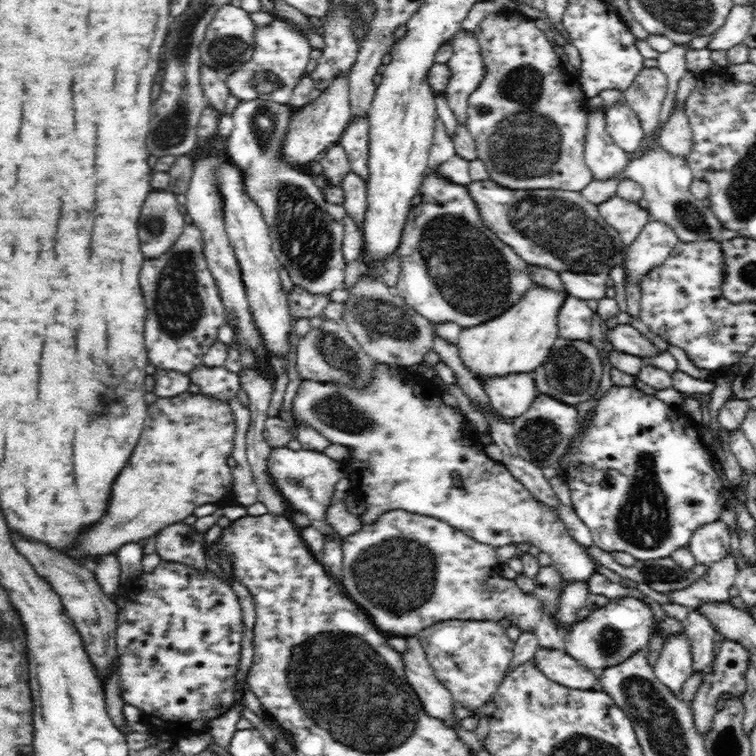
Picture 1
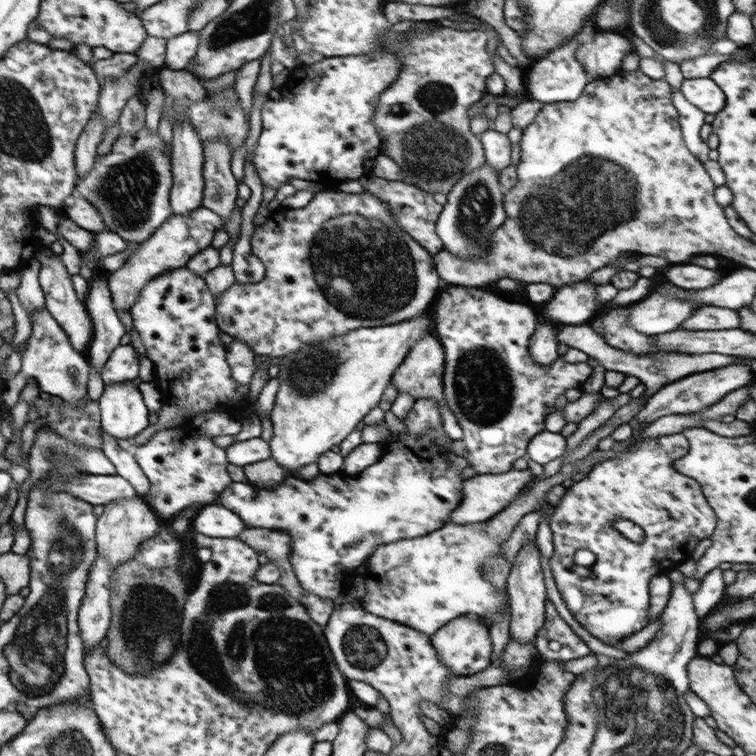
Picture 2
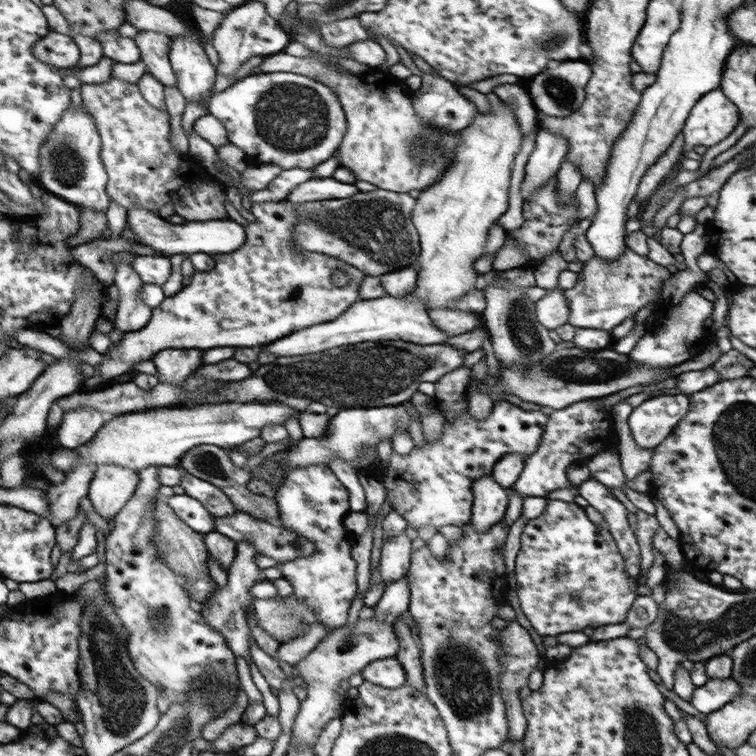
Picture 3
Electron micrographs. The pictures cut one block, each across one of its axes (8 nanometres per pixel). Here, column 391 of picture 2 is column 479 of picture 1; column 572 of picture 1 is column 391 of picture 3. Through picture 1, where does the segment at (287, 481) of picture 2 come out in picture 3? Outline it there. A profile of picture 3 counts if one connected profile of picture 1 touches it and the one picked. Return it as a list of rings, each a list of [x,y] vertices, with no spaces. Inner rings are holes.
[[[405,532],[383,542],[379,560],[379,570],[383,582],[389,584],[408,574],[411,565],[411,542],[412,540]]]

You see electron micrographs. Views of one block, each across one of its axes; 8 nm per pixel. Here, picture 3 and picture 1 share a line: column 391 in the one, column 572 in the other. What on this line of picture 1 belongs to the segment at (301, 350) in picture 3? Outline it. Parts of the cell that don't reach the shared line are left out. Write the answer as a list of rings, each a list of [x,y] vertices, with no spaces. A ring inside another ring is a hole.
[[[569,296],[557,316],[559,336],[568,340],[590,341],[592,312],[584,300]]]

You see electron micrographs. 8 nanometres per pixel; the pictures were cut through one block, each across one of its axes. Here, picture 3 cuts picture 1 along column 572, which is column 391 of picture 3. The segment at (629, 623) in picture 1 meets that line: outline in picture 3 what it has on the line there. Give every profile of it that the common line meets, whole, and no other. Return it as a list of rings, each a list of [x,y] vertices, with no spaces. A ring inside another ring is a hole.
[[[374,617],[368,620],[358,619],[353,625],[342,625],[328,633],[306,658],[294,666],[299,678],[305,682],[307,693],[306,698],[300,702],[298,715],[294,719],[291,741],[300,748],[314,748],[322,728],[330,720],[342,716],[341,707],[346,698],[338,693],[340,682],[359,674],[373,660],[395,657],[398,650],[399,638],[393,625],[377,621]]]

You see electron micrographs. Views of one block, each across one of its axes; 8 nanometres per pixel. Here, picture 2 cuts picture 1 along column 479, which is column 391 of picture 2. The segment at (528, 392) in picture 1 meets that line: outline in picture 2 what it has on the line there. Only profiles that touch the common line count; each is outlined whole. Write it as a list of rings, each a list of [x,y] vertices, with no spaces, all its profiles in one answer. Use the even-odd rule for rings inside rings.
[[[434,332],[422,335],[422,339],[412,345],[410,351],[405,356],[405,360],[398,366],[397,372],[394,372],[391,383],[396,385],[397,392],[410,393],[415,399],[430,397],[440,401],[440,413],[442,413],[442,427],[453,441],[463,438],[463,430],[458,419],[450,412],[446,398],[444,398],[443,375],[445,366],[445,354],[442,343]]]

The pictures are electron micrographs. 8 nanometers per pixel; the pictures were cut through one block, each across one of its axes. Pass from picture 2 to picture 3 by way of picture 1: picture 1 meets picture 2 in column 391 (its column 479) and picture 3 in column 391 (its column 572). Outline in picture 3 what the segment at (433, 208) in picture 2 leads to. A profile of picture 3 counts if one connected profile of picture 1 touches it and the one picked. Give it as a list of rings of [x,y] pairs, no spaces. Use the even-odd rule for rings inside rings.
[[[377,188],[350,198],[293,205],[301,219],[292,230],[292,239],[304,251],[332,256],[378,278],[411,267],[420,257],[419,235],[411,219],[415,199],[409,193]]]

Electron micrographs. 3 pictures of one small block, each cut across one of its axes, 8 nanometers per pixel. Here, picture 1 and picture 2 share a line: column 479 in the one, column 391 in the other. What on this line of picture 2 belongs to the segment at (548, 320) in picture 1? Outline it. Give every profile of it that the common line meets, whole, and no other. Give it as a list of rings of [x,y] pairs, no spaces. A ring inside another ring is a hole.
[[[428,310],[404,322],[388,326],[356,328],[344,336],[336,336],[326,342],[312,342],[302,346],[298,352],[284,356],[282,362],[278,362],[280,373],[276,378],[279,381],[279,390],[271,411],[274,432],[269,443],[272,450],[271,458],[296,478],[300,468],[317,462],[320,454],[328,452],[331,446],[339,445],[354,432],[354,428],[364,420],[364,416],[379,404],[394,372],[397,372],[398,366],[405,360],[412,345],[422,339],[422,335],[434,332],[435,326],[436,318],[433,312]]]

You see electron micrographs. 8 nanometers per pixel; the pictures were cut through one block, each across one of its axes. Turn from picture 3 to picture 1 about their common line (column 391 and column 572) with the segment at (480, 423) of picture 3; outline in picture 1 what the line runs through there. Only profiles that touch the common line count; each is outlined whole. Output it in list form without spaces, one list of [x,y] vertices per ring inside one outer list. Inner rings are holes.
[[[634,384],[631,386],[612,385],[602,398],[598,400],[588,428],[577,450],[570,457],[563,477],[568,483],[574,512],[590,529],[592,539],[594,539],[594,546],[608,553],[626,552],[634,556],[636,560],[666,558],[670,557],[676,548],[688,547],[692,532],[696,528],[704,526],[704,524],[718,520],[723,514],[724,508],[727,506],[731,496],[734,496],[733,487],[724,475],[721,462],[718,461],[715,454],[710,450],[710,447],[703,442],[699,431],[697,431],[697,427],[694,424],[686,426],[682,414],[678,414],[676,410],[672,410],[668,404],[656,399],[654,396],[644,393],[636,388]]]

